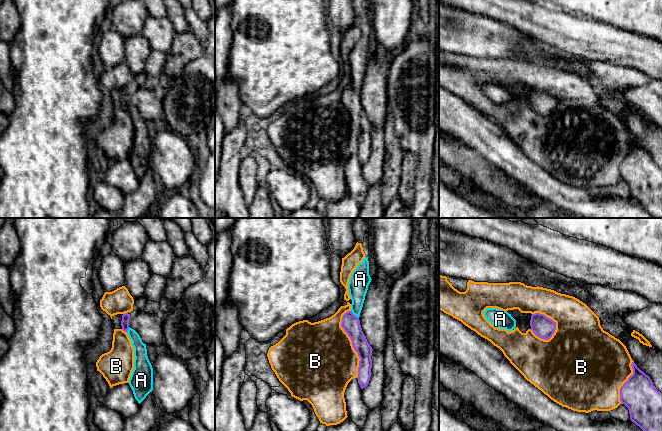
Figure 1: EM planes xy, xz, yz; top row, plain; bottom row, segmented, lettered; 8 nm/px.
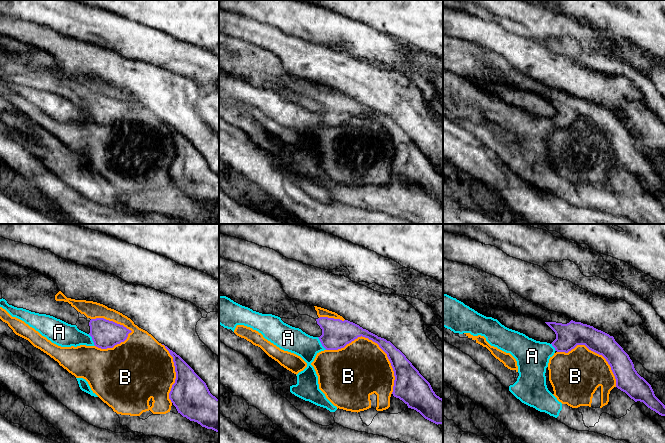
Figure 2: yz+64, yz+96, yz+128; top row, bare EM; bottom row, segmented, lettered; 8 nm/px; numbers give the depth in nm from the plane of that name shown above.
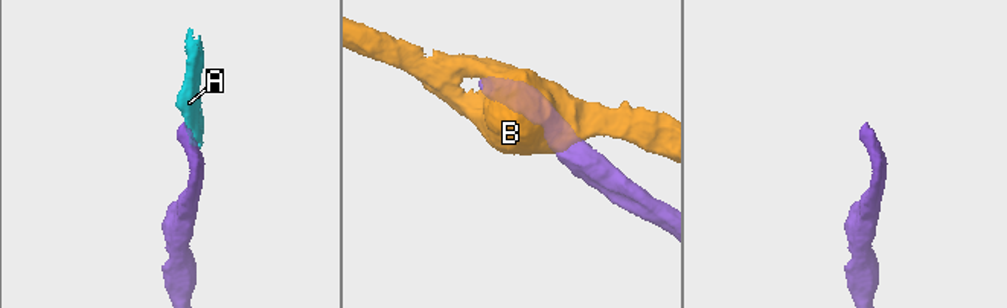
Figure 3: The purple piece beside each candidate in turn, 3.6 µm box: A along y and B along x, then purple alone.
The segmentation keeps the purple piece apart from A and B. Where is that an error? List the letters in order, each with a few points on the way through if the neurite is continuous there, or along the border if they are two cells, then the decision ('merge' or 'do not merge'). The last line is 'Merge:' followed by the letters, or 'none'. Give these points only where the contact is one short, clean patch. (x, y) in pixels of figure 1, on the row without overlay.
A: border xz (351, 86), (358, 94); do not merge
B: do not merge
Merge: none

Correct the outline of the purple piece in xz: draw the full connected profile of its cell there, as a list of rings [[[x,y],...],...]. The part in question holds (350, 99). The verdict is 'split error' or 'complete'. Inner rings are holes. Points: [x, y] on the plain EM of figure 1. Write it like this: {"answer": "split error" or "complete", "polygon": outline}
{"answer": "complete", "polygon": [[[352,87],[343,91],[341,103],[350,113],[353,124],[360,134],[357,155],[361,165],[363,165],[368,161],[371,153],[373,125],[362,107],[359,94]]]}

